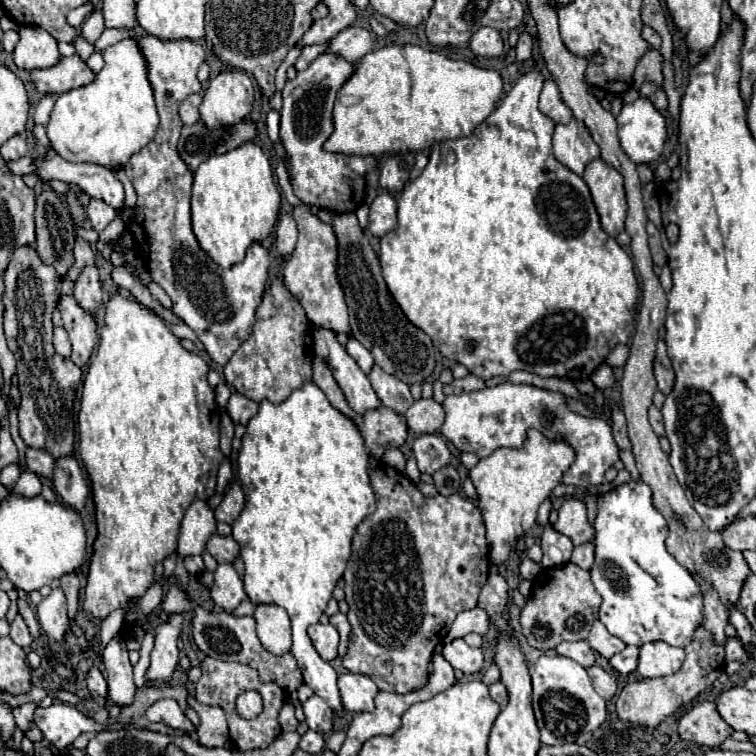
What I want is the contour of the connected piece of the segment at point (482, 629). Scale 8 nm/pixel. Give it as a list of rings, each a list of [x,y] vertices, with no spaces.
[[[477,606],[473,610],[465,610],[459,612],[459,616],[455,618],[455,622],[451,624],[449,634],[445,636],[445,642],[451,642],[455,638],[463,638],[469,632],[477,632],[477,634],[485,634],[489,630],[489,616]]]

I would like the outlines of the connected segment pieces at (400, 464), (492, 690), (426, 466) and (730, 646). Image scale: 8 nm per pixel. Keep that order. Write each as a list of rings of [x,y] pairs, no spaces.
[[[387,448],[387,452],[383,452],[383,456],[381,456],[381,462],[387,464],[387,466],[397,468],[399,472],[405,470],[405,456],[397,448]]]
[[[501,682],[491,684],[491,686],[489,686],[489,694],[491,694],[491,698],[493,698],[501,708],[507,706],[507,688],[505,688]]]
[[[425,434],[415,438],[413,454],[415,454],[419,470],[425,474],[435,474],[439,468],[451,462],[451,452],[445,440],[437,434]]]
[[[735,636],[735,638],[729,638],[727,644],[725,644],[725,662],[731,662],[731,660],[741,660],[745,658],[745,648],[743,648],[743,642]]]

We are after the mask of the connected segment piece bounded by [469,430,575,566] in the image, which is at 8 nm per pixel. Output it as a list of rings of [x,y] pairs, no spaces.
[[[529,430],[521,450],[499,448],[491,456],[481,458],[475,468],[469,470],[469,478],[477,492],[477,506],[485,522],[485,536],[489,544],[489,560],[495,566],[507,562],[511,546],[519,536],[535,524],[539,504],[549,498],[551,490],[561,482],[563,472],[575,460],[575,452],[569,444],[549,442],[537,430]]]

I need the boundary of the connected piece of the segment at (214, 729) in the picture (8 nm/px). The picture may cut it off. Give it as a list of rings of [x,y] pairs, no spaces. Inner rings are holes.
[[[188,696],[188,704],[193,706],[201,718],[201,724],[197,728],[197,742],[205,748],[217,748],[223,746],[225,740],[229,738],[227,730],[227,720],[221,708],[217,706],[205,706],[197,702],[194,697]]]

